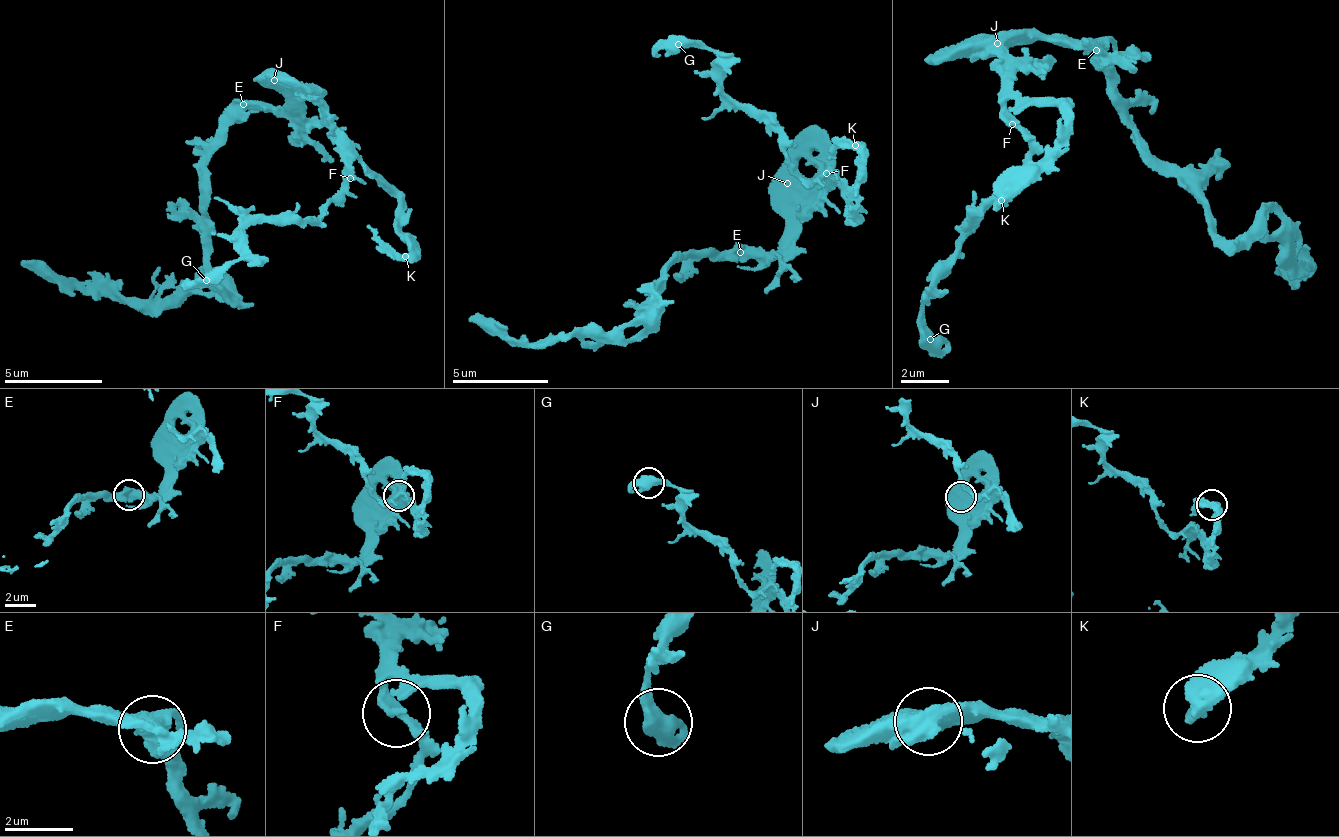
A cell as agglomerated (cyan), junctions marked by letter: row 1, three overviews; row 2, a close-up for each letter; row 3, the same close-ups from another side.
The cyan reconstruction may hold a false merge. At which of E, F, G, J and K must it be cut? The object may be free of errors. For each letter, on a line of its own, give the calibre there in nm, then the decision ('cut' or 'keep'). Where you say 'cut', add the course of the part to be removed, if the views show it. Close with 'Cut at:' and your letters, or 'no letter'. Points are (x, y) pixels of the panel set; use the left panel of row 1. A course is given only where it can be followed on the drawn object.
E: 550 nm | keep
F: 240 nm | keep
G: 500 nm | keep
J: 700 nm | keep
K: 440 nm | keep
Cut at: no letter

